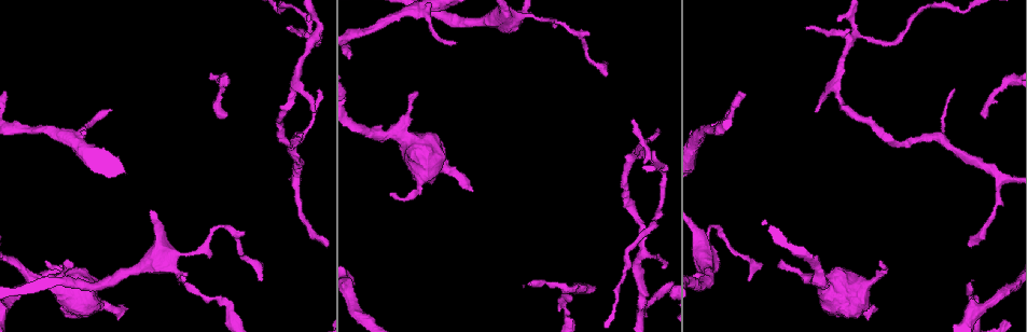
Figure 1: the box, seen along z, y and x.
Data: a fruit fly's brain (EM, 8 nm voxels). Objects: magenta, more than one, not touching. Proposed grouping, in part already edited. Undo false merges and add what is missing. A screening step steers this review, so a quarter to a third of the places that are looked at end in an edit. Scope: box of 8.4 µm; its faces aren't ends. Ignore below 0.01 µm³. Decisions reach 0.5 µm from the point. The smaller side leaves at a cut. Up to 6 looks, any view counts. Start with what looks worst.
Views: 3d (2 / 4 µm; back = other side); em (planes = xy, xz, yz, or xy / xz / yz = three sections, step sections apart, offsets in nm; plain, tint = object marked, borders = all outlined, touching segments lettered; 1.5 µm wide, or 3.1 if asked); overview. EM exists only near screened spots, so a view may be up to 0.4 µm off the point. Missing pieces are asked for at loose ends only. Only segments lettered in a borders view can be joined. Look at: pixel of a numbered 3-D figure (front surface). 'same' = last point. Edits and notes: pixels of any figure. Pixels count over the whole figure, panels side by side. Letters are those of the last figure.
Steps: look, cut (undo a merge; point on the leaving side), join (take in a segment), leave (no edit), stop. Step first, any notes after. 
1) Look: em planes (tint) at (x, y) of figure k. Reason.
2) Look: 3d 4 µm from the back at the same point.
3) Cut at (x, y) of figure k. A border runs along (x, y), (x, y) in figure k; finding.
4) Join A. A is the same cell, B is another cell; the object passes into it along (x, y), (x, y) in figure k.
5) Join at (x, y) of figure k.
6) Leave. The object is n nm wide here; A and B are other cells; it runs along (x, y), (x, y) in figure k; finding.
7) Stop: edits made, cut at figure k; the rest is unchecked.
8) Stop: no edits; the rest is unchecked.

Look: em xz step 8 (tint) at (876, 310) of figure 1. An open end.

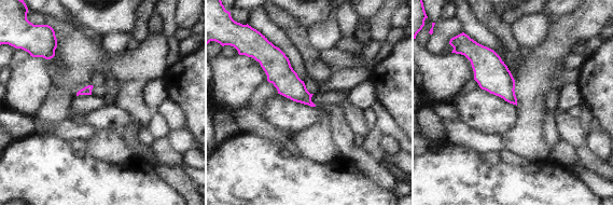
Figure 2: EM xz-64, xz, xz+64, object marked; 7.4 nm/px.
Look: em planes (borders) at the same point.

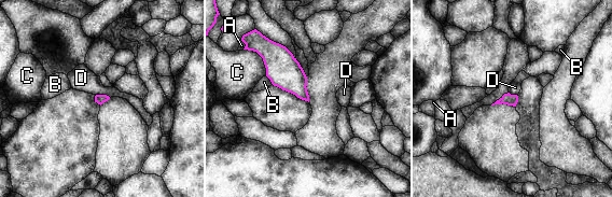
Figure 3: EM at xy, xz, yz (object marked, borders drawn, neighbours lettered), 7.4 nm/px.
Leave. A, B, C and D are other cells; a border runs along (96, 94), (106, 94), (110, 97) in figure 3; none of them fits.

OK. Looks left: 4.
Look: 3d 4 µm at (982, 111) of figure 1. Thin end.

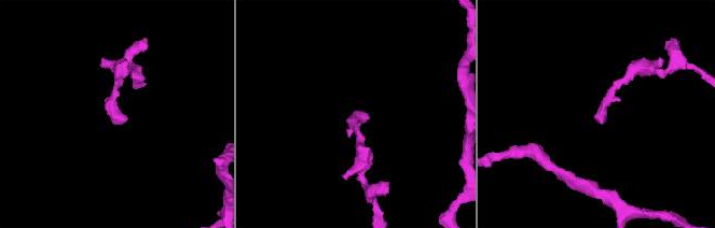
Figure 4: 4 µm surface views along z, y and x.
Look: em planes (plain) at (124, 117) of figure 4.

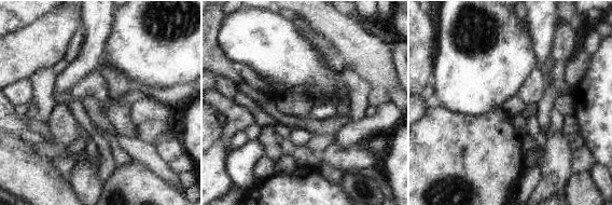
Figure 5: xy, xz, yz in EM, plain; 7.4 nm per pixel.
Look: em planes (borders) at the same point. What lies round it.

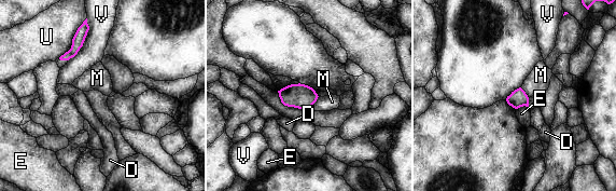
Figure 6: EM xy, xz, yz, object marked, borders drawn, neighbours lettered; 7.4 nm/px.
Leave. D, E, M, U and V are other cells; a border runs along (319, 96), (310, 108) in figure 6; no lettered segment goes on from it.

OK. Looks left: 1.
Stop: no edits; the rest is unchecked.

